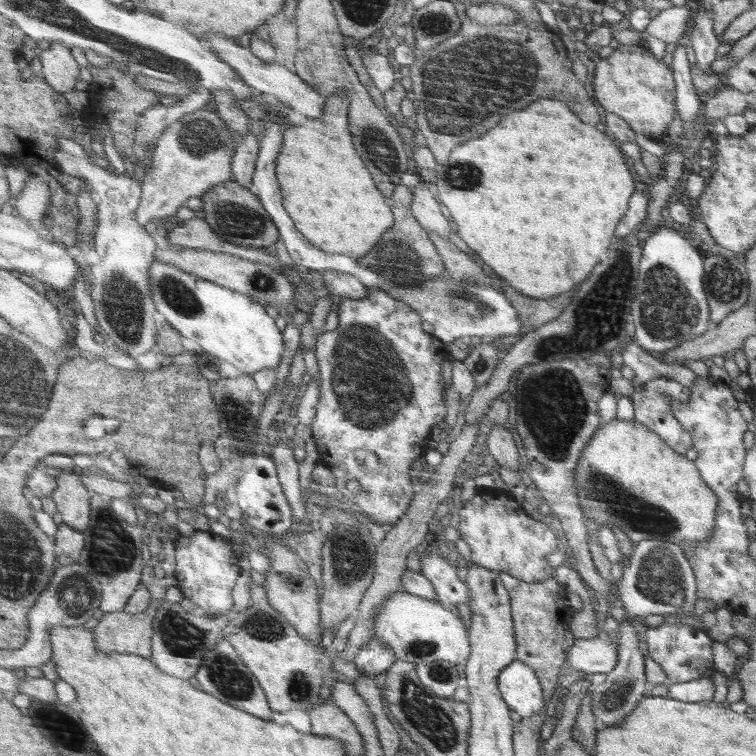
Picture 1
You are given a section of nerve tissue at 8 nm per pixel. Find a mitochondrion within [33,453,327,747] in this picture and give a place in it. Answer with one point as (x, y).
(112, 550)

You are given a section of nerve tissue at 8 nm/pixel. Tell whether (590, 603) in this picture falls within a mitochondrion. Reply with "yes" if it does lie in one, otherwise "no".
no

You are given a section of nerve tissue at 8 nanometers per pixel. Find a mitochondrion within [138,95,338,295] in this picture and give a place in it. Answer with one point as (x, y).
(198, 137)

